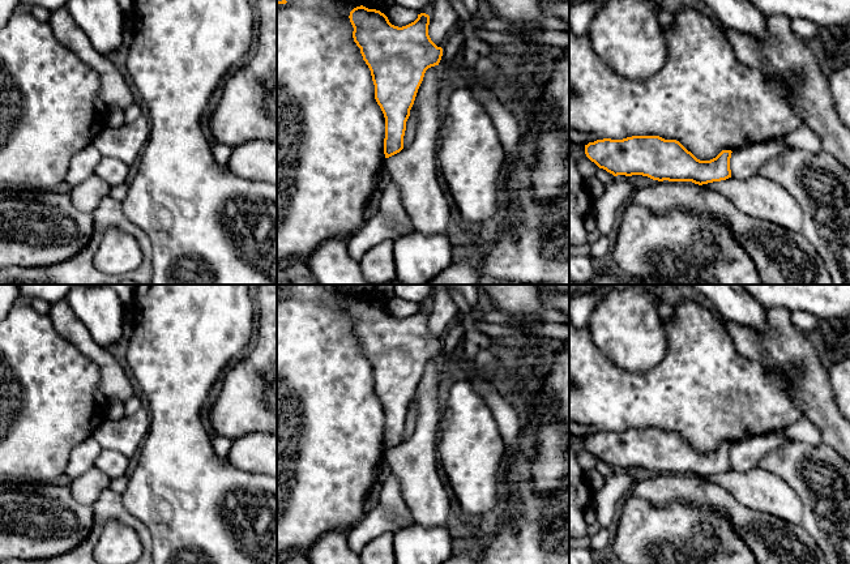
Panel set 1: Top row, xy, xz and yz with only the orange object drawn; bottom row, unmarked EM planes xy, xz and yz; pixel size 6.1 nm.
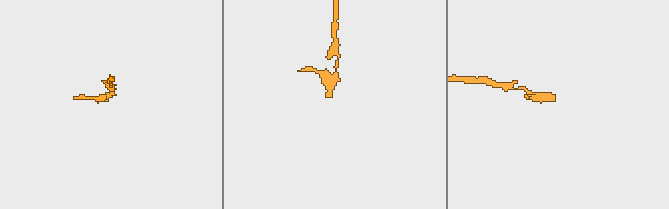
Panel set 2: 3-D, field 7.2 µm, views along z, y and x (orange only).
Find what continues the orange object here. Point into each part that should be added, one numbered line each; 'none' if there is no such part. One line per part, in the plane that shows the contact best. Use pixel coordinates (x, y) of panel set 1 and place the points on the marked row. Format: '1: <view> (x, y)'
none

